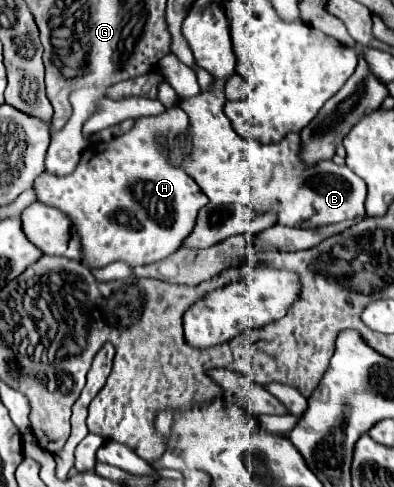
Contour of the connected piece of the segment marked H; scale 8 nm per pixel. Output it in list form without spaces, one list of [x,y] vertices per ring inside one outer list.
[[[176,104],[168,110],[164,110],[158,116],[148,116],[148,118],[138,118],[132,126],[130,132],[118,136],[116,140],[108,142],[94,142],[90,144],[82,156],[80,162],[76,164],[72,174],[66,176],[56,176],[50,172],[42,172],[36,182],[34,182],[34,192],[36,192],[36,202],[58,208],[64,212],[74,230],[76,236],[80,238],[82,246],[82,260],[88,268],[102,268],[114,260],[122,260],[126,264],[142,266],[142,264],[152,264],[158,262],[172,252],[176,252],[182,244],[182,240],[190,234],[196,214],[202,206],[208,204],[208,198],[202,194],[200,186],[188,178],[182,168],[174,168],[166,164],[166,158],[158,152],[158,134],[170,134],[176,136],[188,128],[188,116],[186,112]]]

